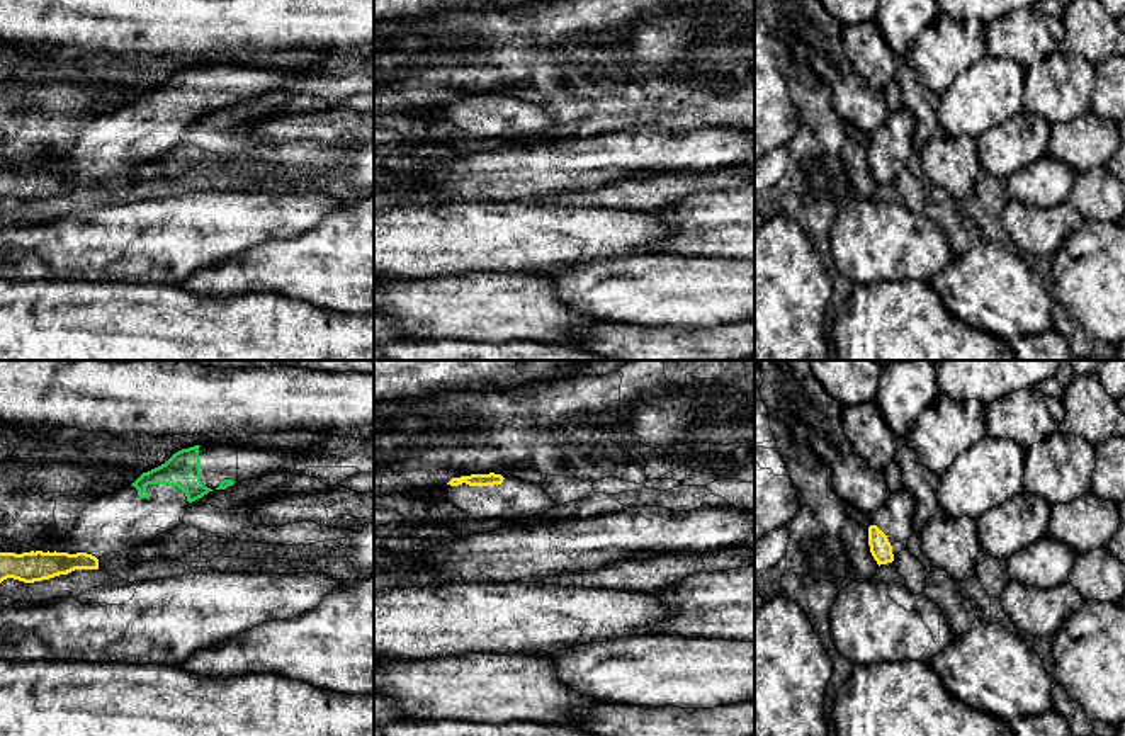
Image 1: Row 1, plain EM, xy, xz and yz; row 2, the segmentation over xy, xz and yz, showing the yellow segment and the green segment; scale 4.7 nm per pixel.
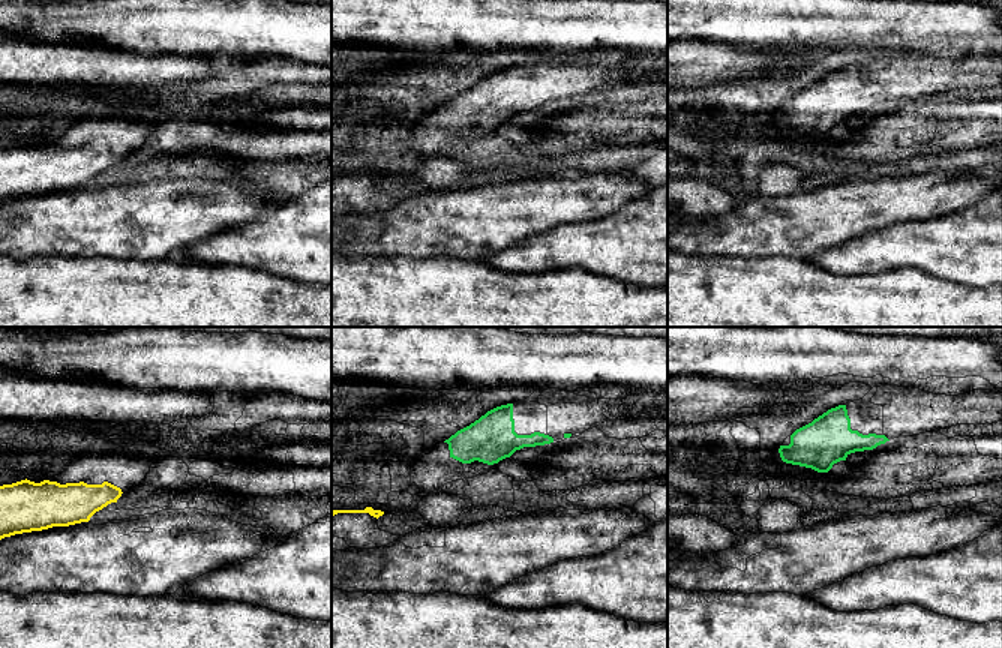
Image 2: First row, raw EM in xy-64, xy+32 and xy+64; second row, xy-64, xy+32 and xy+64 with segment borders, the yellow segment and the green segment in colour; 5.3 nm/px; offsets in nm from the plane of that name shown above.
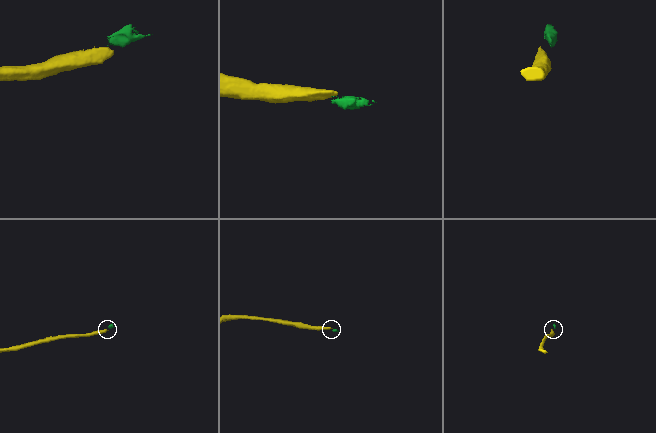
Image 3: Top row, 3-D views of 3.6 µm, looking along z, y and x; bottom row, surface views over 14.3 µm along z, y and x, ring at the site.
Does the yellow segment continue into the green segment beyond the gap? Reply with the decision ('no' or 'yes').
yes

